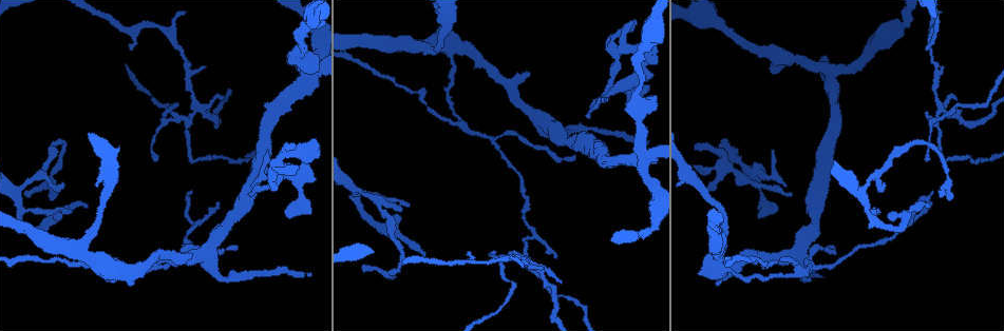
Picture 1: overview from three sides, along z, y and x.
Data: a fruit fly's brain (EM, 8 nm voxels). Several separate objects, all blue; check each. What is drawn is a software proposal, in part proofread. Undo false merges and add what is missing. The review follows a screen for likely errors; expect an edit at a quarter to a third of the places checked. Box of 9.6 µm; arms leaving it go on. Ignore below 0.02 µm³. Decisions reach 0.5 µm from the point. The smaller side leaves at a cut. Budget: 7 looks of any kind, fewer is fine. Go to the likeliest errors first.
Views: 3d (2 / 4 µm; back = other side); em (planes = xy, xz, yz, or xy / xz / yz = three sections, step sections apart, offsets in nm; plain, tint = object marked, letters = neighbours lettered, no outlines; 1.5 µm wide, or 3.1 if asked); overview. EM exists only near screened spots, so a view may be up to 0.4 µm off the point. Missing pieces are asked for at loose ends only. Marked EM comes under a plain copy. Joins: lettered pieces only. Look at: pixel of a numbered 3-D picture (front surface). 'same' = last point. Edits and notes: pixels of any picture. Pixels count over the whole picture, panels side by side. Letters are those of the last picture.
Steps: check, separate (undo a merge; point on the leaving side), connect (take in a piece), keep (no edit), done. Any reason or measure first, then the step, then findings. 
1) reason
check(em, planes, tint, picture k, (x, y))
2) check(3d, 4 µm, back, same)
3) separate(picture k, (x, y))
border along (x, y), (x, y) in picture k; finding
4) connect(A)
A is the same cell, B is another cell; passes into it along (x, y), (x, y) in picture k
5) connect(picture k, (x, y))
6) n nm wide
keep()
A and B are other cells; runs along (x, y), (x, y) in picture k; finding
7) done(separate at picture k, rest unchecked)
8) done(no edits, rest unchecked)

check(3d, 2 µm, picture 1, (886, 186))

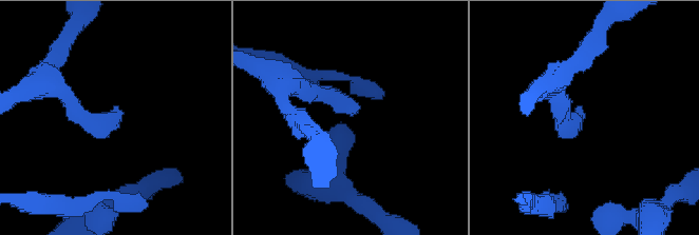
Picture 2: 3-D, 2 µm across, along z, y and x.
need the tissue
check(em, planes, letters, picture 2, (358, 109))

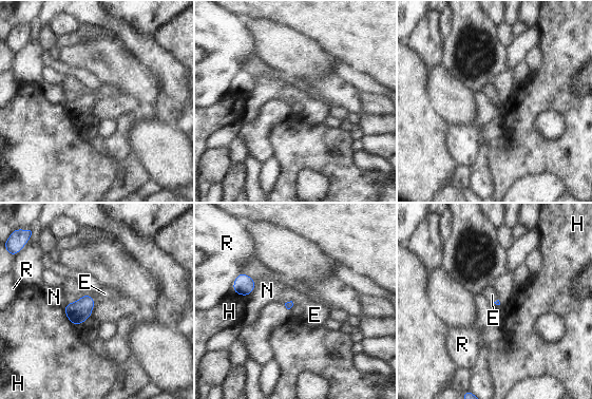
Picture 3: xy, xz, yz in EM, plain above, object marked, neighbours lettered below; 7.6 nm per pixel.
keep()
E, H, N and R are other cells; border along (89, 295), (94, 300) in picture 3; none of them fits

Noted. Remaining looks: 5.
four arms meet
check(3d, 4 µm, back, picture 1, (829, 70))

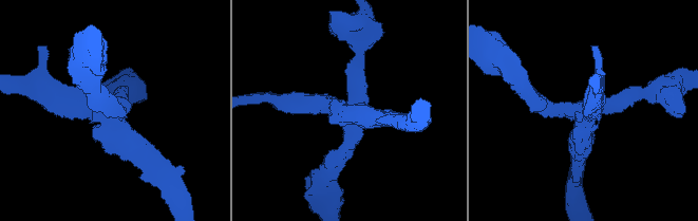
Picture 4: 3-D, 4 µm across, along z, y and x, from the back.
4 arms; need the tissue
check(em, planes, tint, picture 4, (115, 113))

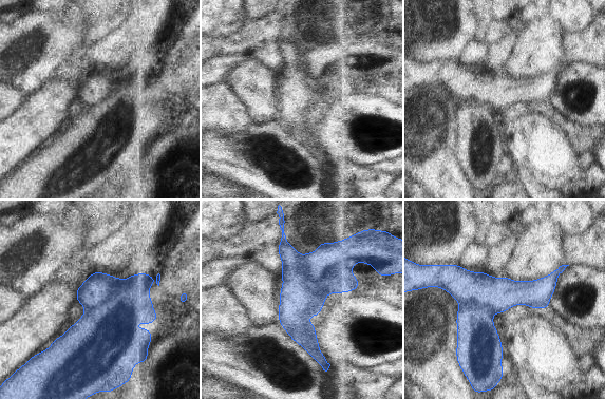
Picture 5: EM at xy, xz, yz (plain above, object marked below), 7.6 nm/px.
check(em, planes, letters, same)

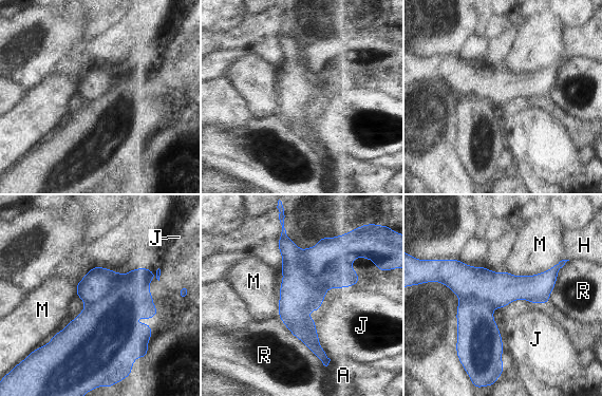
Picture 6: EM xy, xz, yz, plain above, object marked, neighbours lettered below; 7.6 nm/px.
280 nm wide
separate(picture 6, (299, 294))
A, H, J, M and R are other cells; the part that leaves runs along (286, 242), (296, 319), (325, 361) in picture 6; two cells meet here

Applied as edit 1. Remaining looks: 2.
done(separate at picture 6, rest unchecked)

